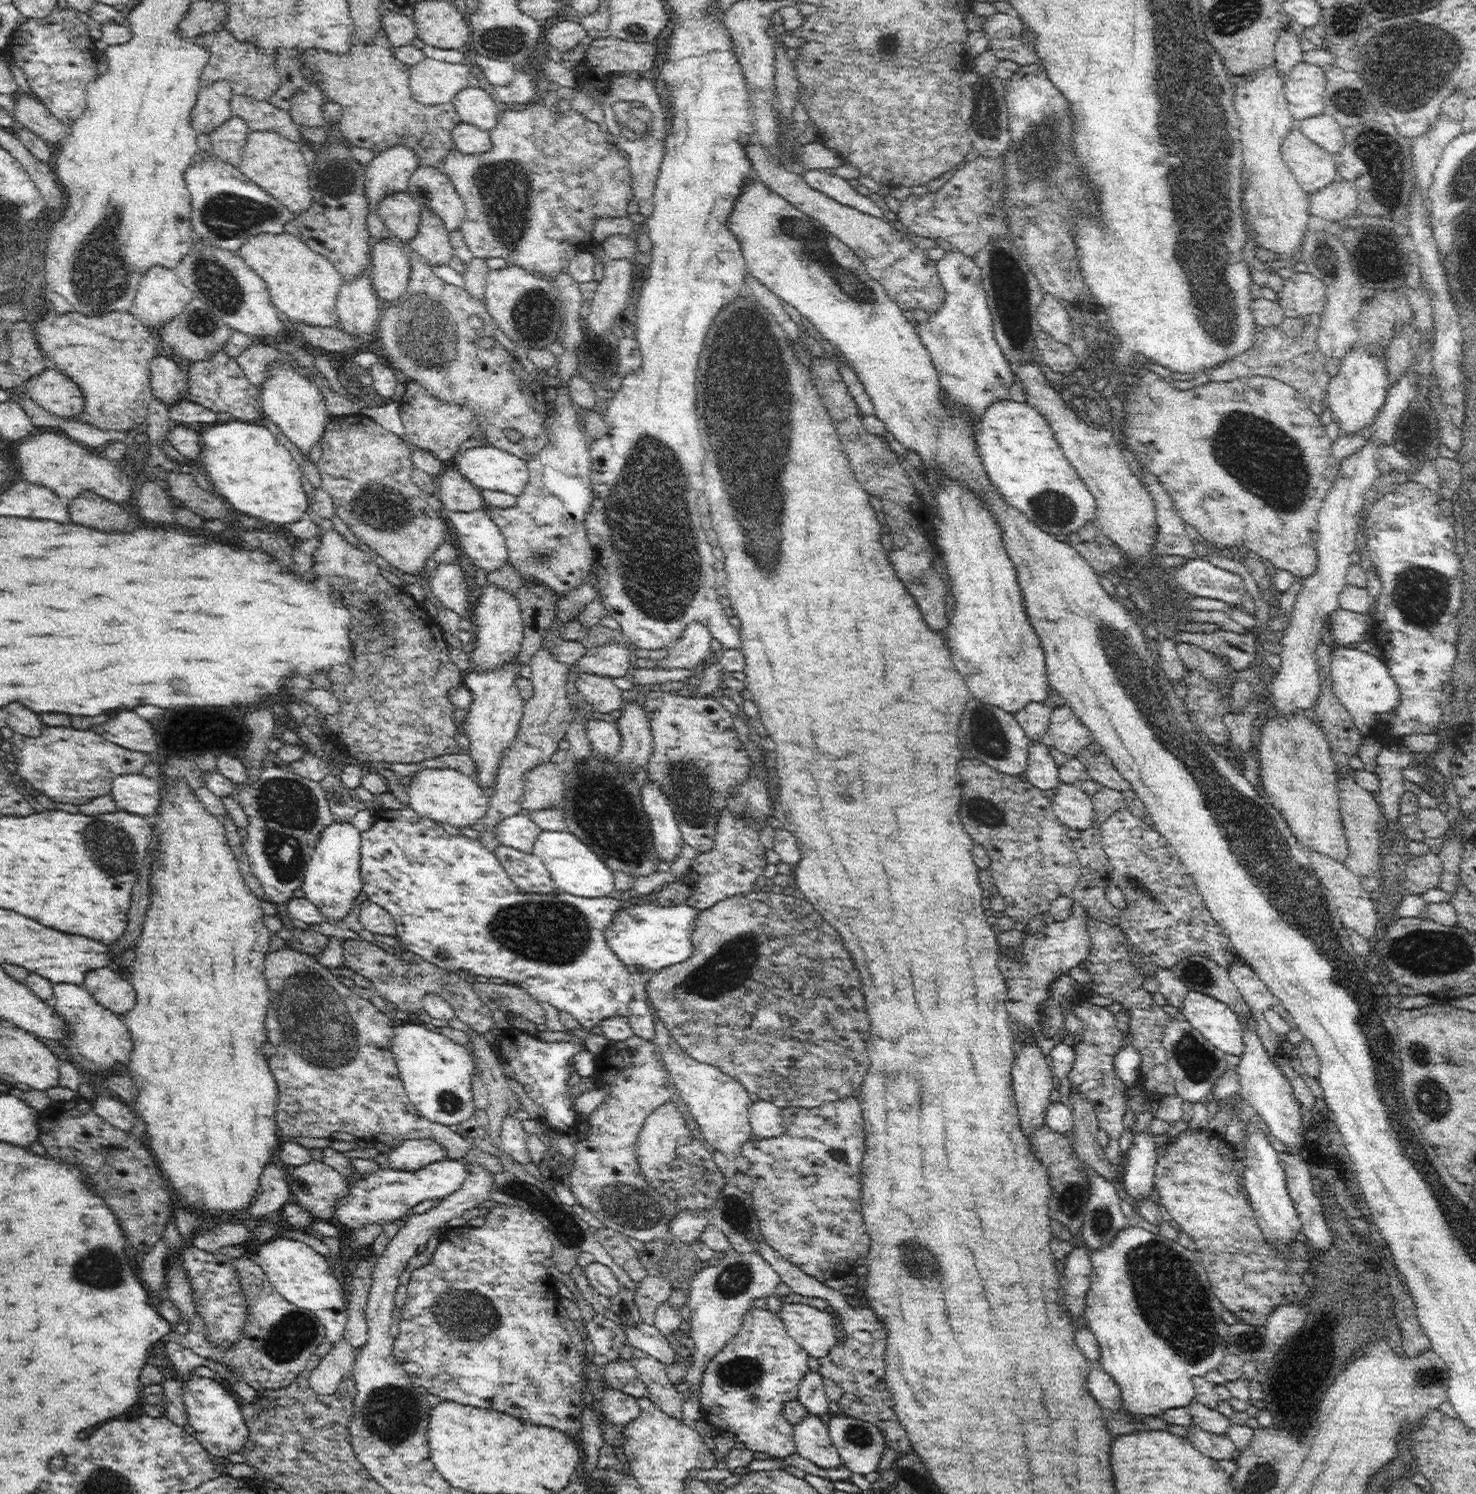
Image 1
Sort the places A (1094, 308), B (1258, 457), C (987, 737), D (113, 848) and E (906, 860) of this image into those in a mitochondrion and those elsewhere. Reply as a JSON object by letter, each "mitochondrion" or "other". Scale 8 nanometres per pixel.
{"A":"other","B":"mitochondrion","C":"mitochondrion","D":"mitochondrion","E":"other"}

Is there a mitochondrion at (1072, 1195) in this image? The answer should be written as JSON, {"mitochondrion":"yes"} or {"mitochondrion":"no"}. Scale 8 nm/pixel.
{"mitochondrion":"yes"}

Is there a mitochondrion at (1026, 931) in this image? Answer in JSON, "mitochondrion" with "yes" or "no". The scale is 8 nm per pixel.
{"mitochondrion":"no"}

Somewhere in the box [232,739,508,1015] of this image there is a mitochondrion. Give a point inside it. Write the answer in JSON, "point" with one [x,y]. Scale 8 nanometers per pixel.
{"point":[287,807]}

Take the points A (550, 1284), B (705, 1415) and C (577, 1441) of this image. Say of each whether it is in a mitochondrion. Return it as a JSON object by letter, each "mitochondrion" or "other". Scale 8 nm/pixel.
{"A":"other","B":"other","C":"other"}

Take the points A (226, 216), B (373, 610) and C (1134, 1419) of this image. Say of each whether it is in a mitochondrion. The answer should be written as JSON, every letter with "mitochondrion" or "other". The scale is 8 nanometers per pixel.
{"A":"mitochondrion","B":"mitochondrion","C":"other"}

